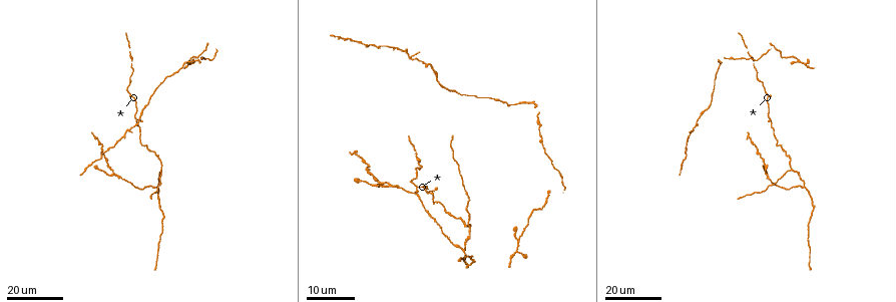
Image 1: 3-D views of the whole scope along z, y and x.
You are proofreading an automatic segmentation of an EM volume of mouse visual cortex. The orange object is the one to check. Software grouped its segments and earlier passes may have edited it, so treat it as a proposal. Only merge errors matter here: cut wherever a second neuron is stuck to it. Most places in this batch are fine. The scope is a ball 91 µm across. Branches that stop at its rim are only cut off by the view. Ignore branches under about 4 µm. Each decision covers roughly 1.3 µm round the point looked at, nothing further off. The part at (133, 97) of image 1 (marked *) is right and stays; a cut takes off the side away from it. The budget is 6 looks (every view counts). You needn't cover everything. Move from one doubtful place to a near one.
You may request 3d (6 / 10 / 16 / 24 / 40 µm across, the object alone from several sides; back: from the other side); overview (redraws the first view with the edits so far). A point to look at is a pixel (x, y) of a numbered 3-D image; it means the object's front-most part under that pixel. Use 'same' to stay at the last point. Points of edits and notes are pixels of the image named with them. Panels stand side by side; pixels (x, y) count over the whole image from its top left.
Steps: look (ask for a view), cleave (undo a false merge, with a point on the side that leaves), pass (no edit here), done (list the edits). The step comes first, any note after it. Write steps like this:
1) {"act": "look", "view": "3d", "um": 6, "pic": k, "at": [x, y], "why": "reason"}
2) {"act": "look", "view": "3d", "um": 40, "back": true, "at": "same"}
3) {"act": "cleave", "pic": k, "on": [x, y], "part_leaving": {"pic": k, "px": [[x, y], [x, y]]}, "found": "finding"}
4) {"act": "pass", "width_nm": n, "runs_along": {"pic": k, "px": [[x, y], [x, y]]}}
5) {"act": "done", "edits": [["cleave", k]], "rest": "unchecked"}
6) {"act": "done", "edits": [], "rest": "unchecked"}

{"act": "look", "view": "3d", "um": 24, "pic": 1, "at": [461, 249], "why": "arms part here"}

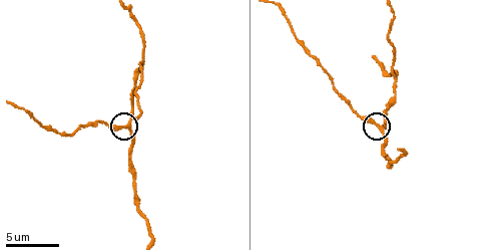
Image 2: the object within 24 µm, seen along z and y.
{"act": "look", "view": "3d", "um": 10, "pic": 2, "at": [378, 128], "why": "zoom in"}

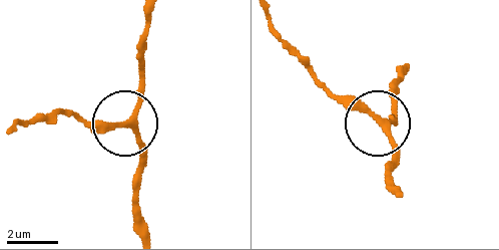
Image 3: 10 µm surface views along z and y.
{"act": "pass", "runs_along": {"pic": 3, "px": [[151, 14], [129, 124], [142, 168]]}, "found": "continuous, no second neuron"}

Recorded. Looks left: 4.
{"act": "look", "view": "3d", "um": 24, "pic": 1, "at": [799, 58], "why": "side arm on a straight run"}

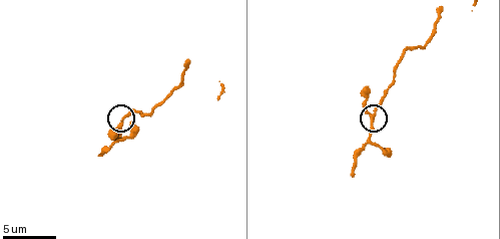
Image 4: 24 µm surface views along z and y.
{"act": "look", "view": "3d", "um": 6, "pic": 4, "at": [121, 124]}

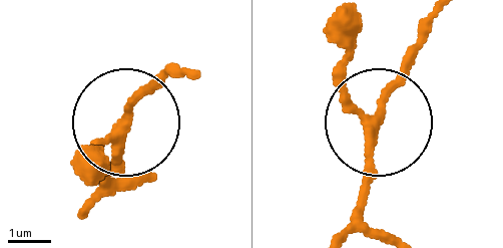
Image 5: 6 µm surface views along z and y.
{"act": "look", "view": "3d", "um": 6, "back": true, "pic": 5, "at": [374, 123]}

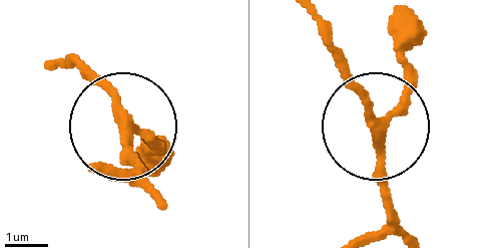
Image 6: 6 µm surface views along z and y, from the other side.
{"act": "pass", "arms": 3, "found": "continuous, no second neuron"}

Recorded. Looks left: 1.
{"act": "look", "view": "3d", "um": 10, "pic": 2, "at": [142, 61], "why": "a fork"}

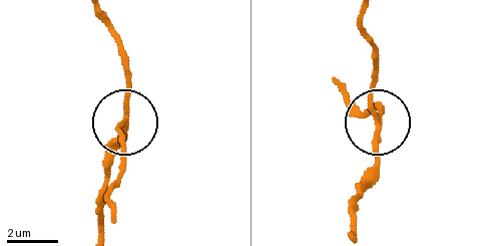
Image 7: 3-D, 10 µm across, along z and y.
{"act": "pass", "runs_along": {"pic": 7, "px": [[348, 102], [382, 110], [376, 119], [369, 97], [376, 54]]}, "found": "all the same neuron"}

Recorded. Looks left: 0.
{"act": "done", "edits": [], "rest": "unchecked"}

